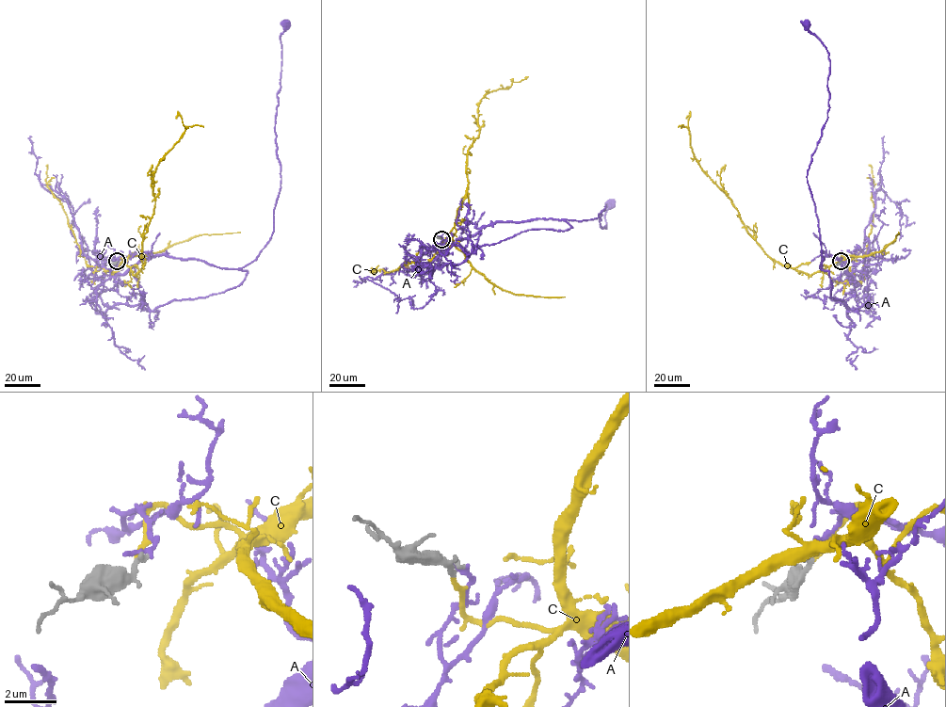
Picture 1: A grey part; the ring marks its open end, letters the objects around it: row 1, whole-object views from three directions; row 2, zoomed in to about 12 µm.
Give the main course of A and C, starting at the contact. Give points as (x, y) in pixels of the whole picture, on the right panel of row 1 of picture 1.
A: (840, 261), (856, 269), (848, 273), (828, 255), (820, 267), (808, 182), (827, 118), (830, 60), (806, 24)
C: (841, 262), (843, 258), (808, 274), (771, 259), (747, 231), (730, 199), (701, 168), (688, 128), (678, 126)

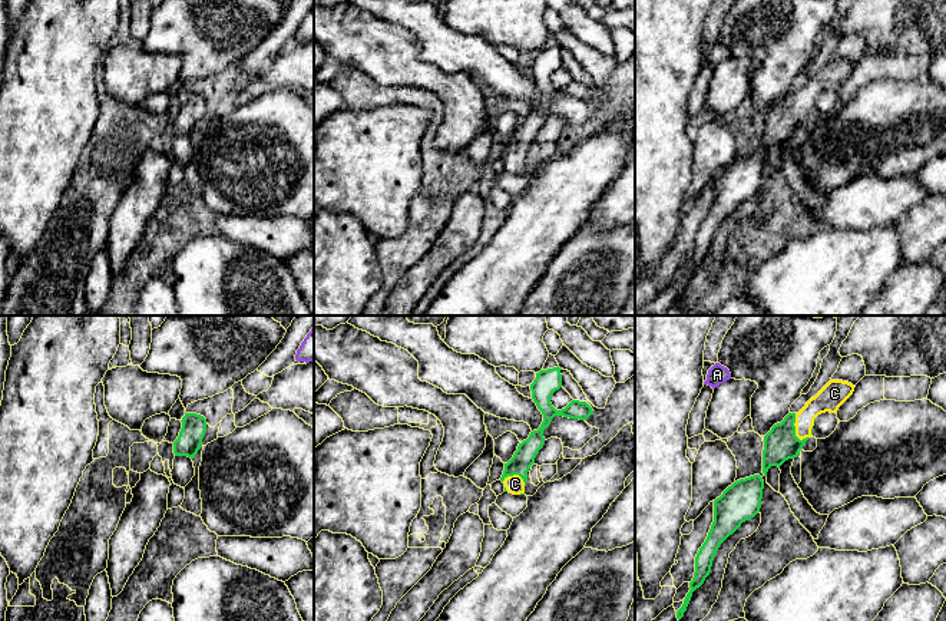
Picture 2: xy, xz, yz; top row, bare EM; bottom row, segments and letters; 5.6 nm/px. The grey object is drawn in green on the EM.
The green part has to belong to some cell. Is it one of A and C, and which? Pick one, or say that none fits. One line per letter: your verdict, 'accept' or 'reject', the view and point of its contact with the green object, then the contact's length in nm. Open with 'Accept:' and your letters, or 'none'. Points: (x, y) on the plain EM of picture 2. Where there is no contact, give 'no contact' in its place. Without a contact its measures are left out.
Accept: C
A: reject | no contact
C: accept | yz (794, 109) | 170 nm

